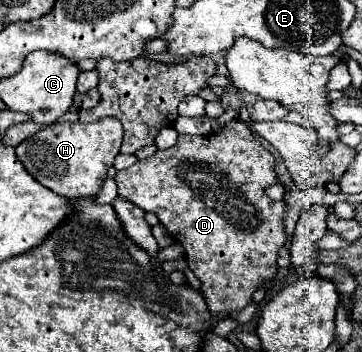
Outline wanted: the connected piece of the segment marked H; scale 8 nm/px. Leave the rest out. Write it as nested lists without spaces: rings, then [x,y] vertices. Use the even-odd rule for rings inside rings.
[[[102,118],[90,124],[62,122],[50,124],[38,134],[26,138],[16,146],[16,154],[24,168],[46,188],[64,198],[88,198],[96,196],[106,180],[108,168],[114,164],[122,144],[122,124],[114,118]]]

